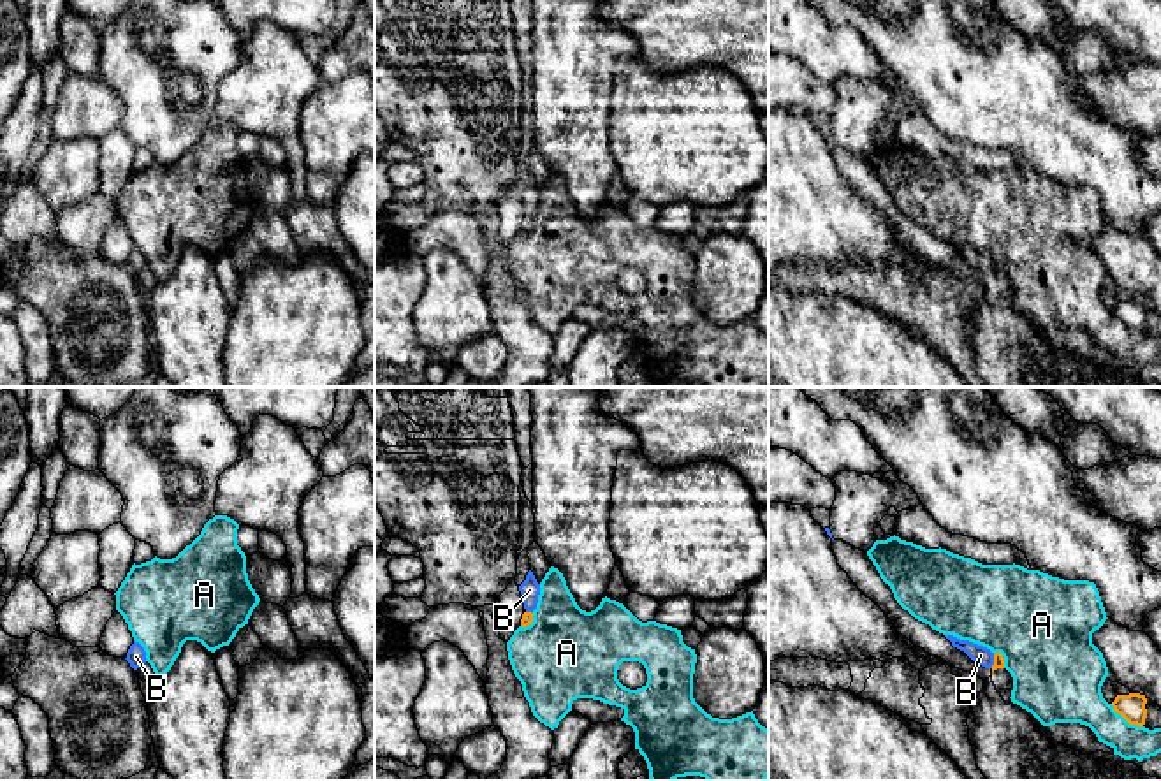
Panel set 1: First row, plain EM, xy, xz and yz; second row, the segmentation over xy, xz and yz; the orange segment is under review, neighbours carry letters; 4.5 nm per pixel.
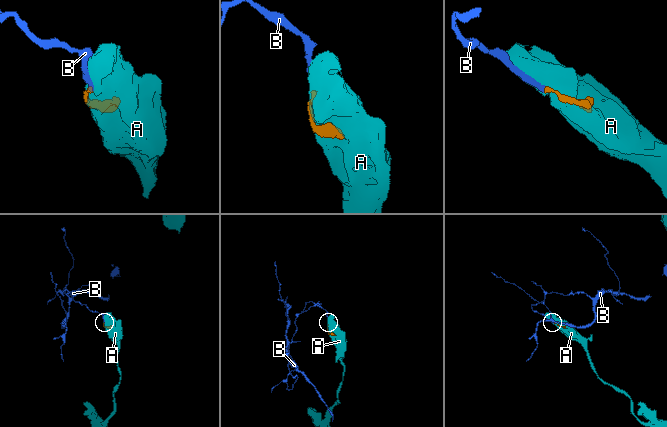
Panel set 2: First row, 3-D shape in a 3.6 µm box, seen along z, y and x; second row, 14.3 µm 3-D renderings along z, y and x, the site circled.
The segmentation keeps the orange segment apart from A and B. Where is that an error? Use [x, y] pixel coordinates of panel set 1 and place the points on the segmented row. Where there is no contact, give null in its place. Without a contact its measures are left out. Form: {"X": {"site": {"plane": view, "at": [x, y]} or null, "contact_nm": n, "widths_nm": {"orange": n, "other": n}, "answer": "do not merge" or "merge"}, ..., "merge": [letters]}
{"A": {"site": {"plane": "yz", "at": [1126, 720]}, "contact_nm": 190, "widths_nm": {"orange": 120, "other": 220}, "answer": "do not merge"}, "B": {"site": {"plane": "yz", "at": [994, 662]}, "contact_nm": 70, "widths_nm": {"orange": 50, "other": 90}, "answer": "merge"}, "merge": ["B"]}

